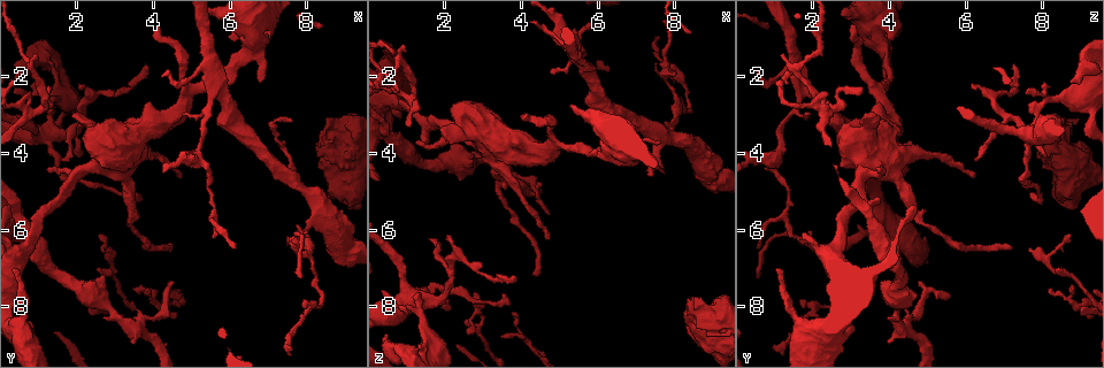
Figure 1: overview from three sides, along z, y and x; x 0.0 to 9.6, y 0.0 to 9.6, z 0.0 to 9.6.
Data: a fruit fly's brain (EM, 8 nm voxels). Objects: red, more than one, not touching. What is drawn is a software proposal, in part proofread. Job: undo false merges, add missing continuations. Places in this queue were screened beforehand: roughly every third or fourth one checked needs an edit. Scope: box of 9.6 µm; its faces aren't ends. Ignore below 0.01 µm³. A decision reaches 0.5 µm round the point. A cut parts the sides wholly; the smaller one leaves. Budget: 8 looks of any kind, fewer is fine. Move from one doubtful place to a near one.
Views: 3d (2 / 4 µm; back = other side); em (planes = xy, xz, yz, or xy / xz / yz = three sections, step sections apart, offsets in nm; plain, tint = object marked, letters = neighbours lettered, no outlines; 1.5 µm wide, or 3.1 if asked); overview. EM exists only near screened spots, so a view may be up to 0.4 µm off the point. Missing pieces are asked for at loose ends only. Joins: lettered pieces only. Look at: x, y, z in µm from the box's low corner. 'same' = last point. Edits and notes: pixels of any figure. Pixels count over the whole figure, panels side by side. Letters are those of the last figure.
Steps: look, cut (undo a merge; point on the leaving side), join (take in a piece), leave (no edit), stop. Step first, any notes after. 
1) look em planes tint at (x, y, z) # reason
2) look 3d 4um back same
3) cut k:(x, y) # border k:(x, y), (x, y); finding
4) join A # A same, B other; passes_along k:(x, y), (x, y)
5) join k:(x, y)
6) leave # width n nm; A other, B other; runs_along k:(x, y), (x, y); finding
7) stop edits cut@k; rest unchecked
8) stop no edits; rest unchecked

look 3d 4um at (7.65, 4.30, 4.40) # abrupt turn

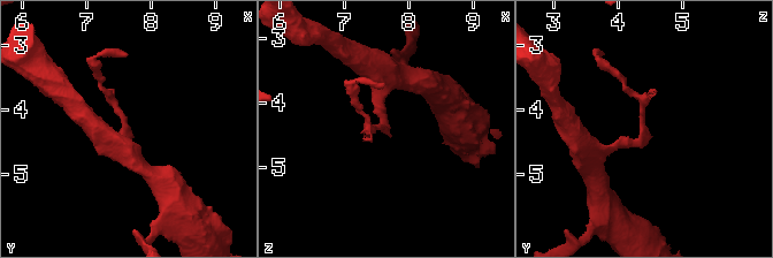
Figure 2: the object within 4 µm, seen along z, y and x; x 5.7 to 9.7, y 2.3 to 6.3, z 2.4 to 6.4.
look em planes tint at (7.60, 4.25, 4.35)

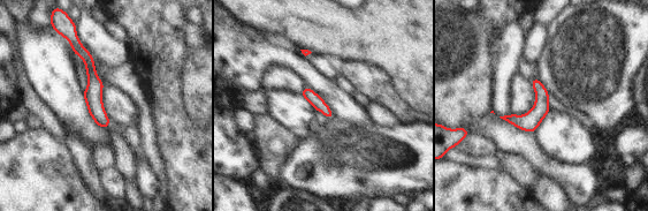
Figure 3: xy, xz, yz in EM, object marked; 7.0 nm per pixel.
look em planes letters same # see the neighbours

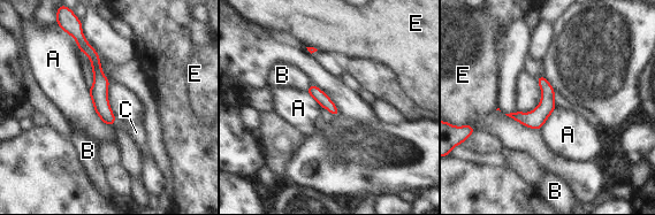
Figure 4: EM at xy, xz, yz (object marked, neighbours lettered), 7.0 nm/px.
leave # A other, B other, C other, E other; continuous, no second cell

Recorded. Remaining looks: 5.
look em xy step 8 tint at (4.05, 0.70, 3.05) # branch stops here

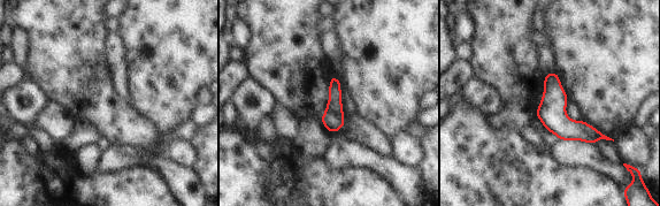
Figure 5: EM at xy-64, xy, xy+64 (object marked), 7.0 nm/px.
look em planes letters same

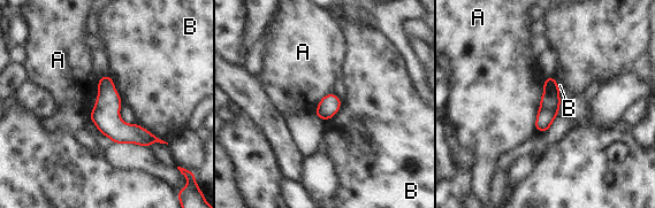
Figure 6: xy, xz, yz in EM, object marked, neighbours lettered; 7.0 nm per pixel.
leave # width 140 nm; A other, B other; none of them fits

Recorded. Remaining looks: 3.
look em planes plain at (3.55, 5.10, 7.65)

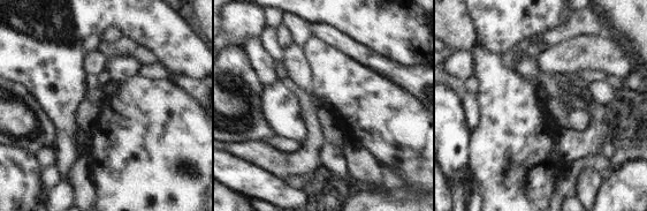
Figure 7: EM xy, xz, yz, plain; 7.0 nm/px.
look em planes letters same # see the neighbours

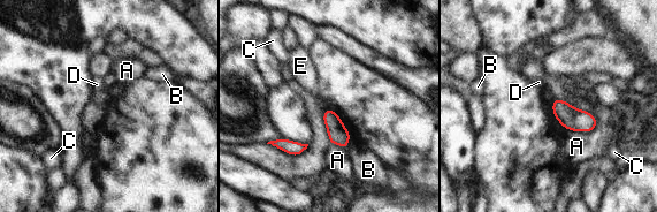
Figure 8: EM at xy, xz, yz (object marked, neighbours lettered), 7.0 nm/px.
leave # A other, B other, C other, D other, E other; border 8:(555, 99), (551, 107); no lettered piece goes on from it

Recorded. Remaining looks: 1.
stop no edits; rest unchecked

